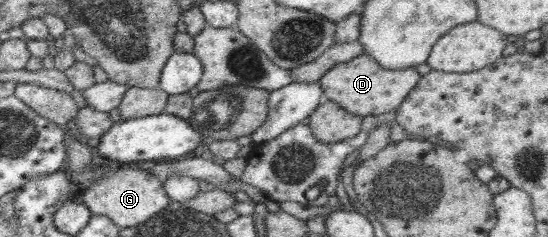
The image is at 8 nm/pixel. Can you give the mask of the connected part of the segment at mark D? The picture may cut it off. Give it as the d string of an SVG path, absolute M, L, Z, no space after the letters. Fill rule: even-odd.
M359 55L344 63L337 63L318 81L324 92L324 98L339 103L351 114L359 114L364 118L389 111L395 111L404 101L410 90L420 79L415 67L401 70L383 68L372 56Z

